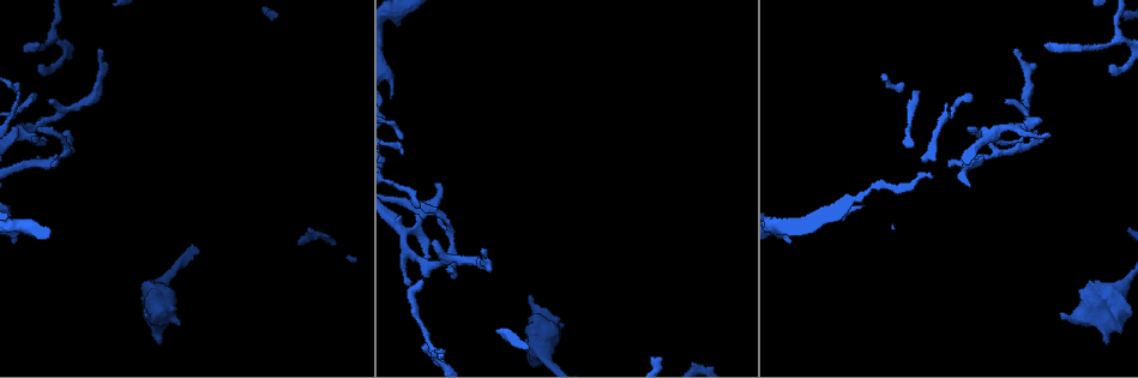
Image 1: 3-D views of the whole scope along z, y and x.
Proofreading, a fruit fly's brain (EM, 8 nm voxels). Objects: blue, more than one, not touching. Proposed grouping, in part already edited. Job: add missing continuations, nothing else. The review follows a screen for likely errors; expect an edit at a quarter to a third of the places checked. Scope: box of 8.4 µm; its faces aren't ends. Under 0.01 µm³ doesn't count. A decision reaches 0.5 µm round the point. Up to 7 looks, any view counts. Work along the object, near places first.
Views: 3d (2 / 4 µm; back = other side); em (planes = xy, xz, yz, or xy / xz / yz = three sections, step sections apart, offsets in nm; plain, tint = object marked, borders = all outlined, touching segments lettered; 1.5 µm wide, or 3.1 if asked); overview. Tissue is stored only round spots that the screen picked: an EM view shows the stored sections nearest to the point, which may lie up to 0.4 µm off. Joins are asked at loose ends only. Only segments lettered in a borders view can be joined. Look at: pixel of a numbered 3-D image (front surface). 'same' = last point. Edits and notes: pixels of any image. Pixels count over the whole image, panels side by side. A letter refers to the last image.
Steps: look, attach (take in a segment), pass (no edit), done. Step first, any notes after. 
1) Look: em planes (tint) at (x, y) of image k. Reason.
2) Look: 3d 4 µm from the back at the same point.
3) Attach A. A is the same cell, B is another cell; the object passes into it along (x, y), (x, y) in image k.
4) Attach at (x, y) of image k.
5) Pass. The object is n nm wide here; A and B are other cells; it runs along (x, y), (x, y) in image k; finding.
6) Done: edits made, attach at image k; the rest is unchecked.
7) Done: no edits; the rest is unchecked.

Look: em planes (plain) at (1110, 67) of image 1. Thin end.

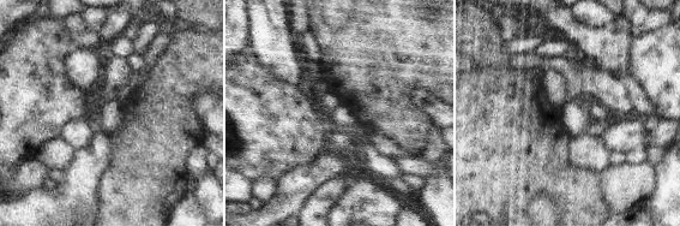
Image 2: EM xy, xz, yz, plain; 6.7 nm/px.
Look: em planes (tint) at the same point. With the object marked.

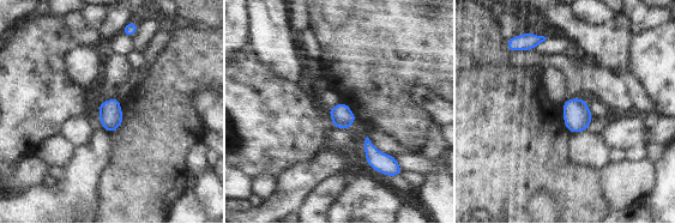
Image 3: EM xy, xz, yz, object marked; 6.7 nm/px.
Look: em planes (borders) at the same point.

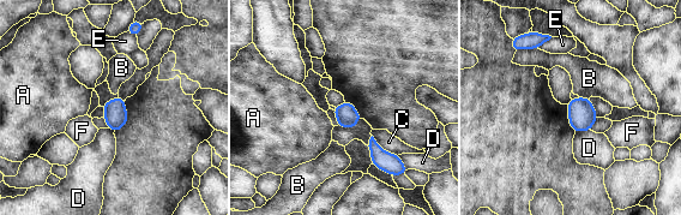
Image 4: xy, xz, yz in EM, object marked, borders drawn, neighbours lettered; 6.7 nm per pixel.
Pass. A, B, C, D, E and F are other cells; a border runs along (537, 48), (522, 48), (516, 52) in image 4; none of them fits.

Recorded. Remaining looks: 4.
Look: em xz step 8 (borders) at (970, 130) of image 1. An open end.

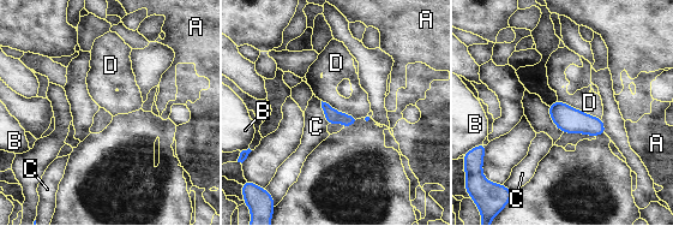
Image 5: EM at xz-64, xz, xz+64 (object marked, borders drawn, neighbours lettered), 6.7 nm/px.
Look: em planes (borders) at the same point. Cut it another way.

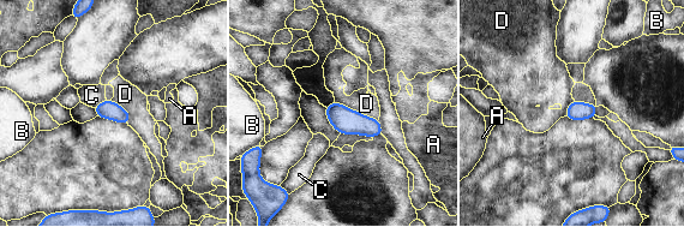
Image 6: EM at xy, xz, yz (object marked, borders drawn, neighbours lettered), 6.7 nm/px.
Pass. A, B, C and D are other cells; none of them fits.

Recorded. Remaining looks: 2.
Done: no edits; the rest is unchecked.

